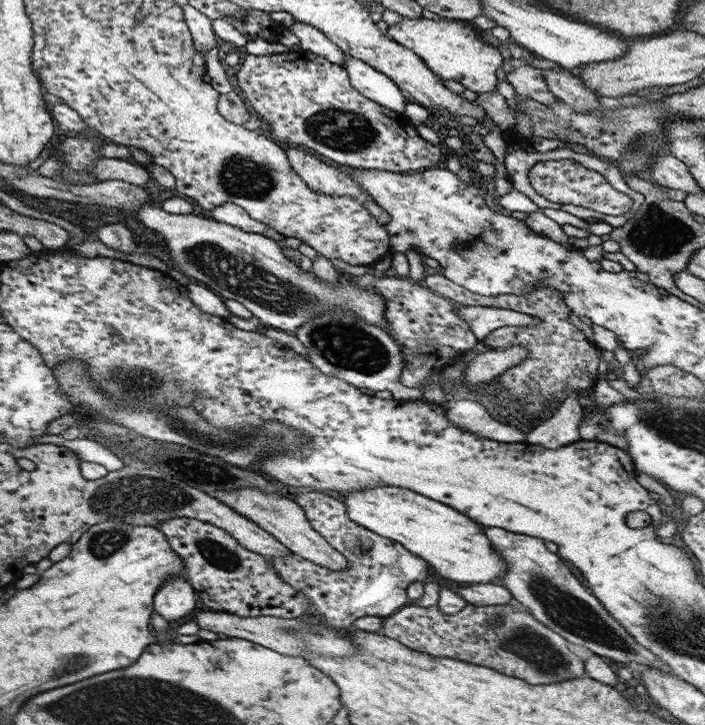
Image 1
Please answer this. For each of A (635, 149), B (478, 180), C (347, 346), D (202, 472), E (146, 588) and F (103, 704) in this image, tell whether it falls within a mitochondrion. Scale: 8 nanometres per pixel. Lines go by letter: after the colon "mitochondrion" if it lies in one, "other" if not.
A: mitochondrion
B: other
C: mitochondrion
D: mitochondrion
E: other
F: mitochondrion

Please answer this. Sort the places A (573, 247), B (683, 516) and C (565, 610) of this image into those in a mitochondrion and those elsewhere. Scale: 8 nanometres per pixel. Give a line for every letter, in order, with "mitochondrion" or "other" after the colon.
A: other
B: other
C: mitochondrion

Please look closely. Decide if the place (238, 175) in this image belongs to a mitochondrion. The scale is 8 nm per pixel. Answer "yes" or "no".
yes

